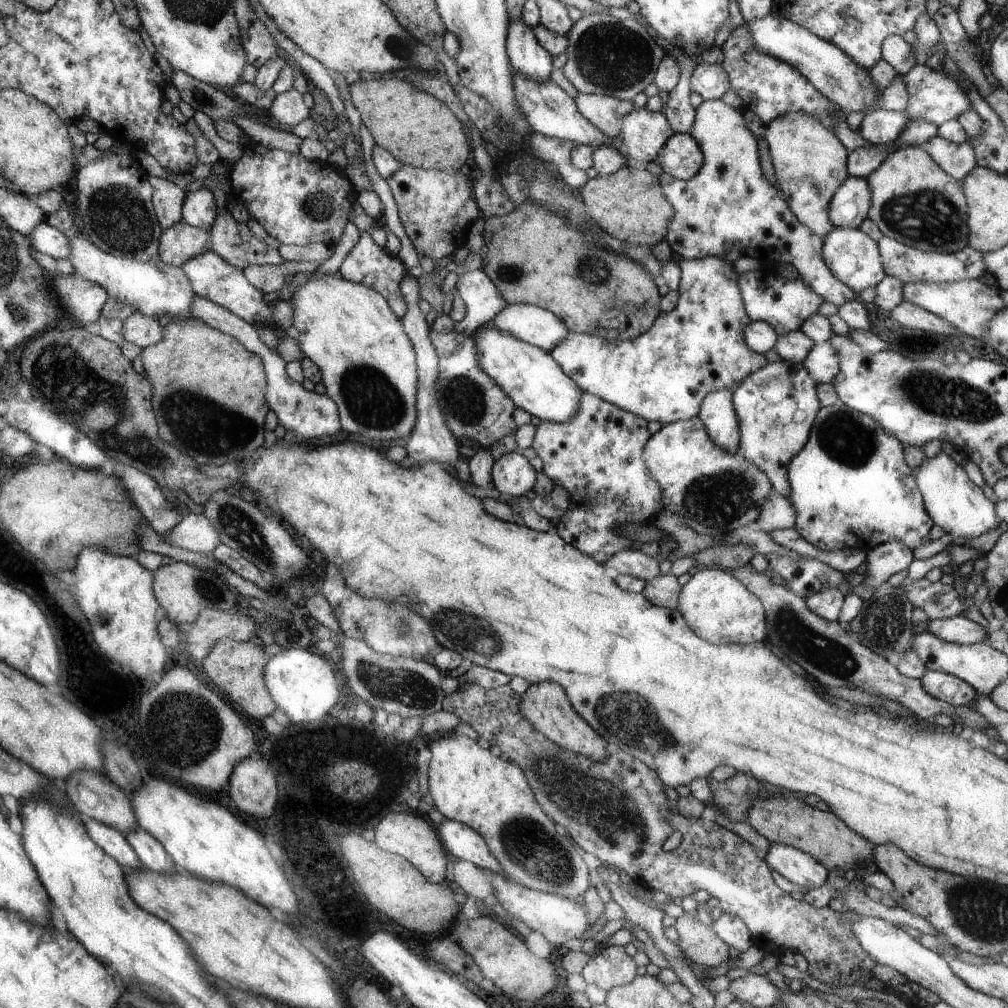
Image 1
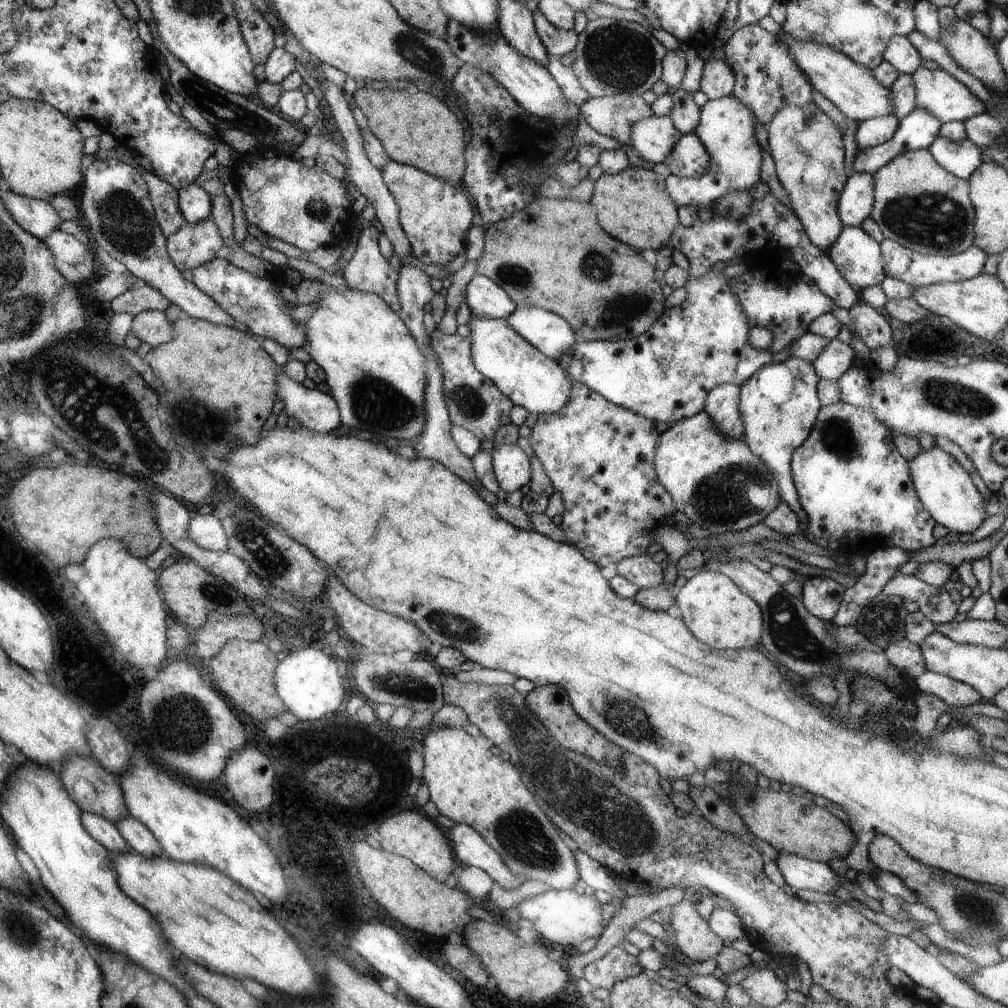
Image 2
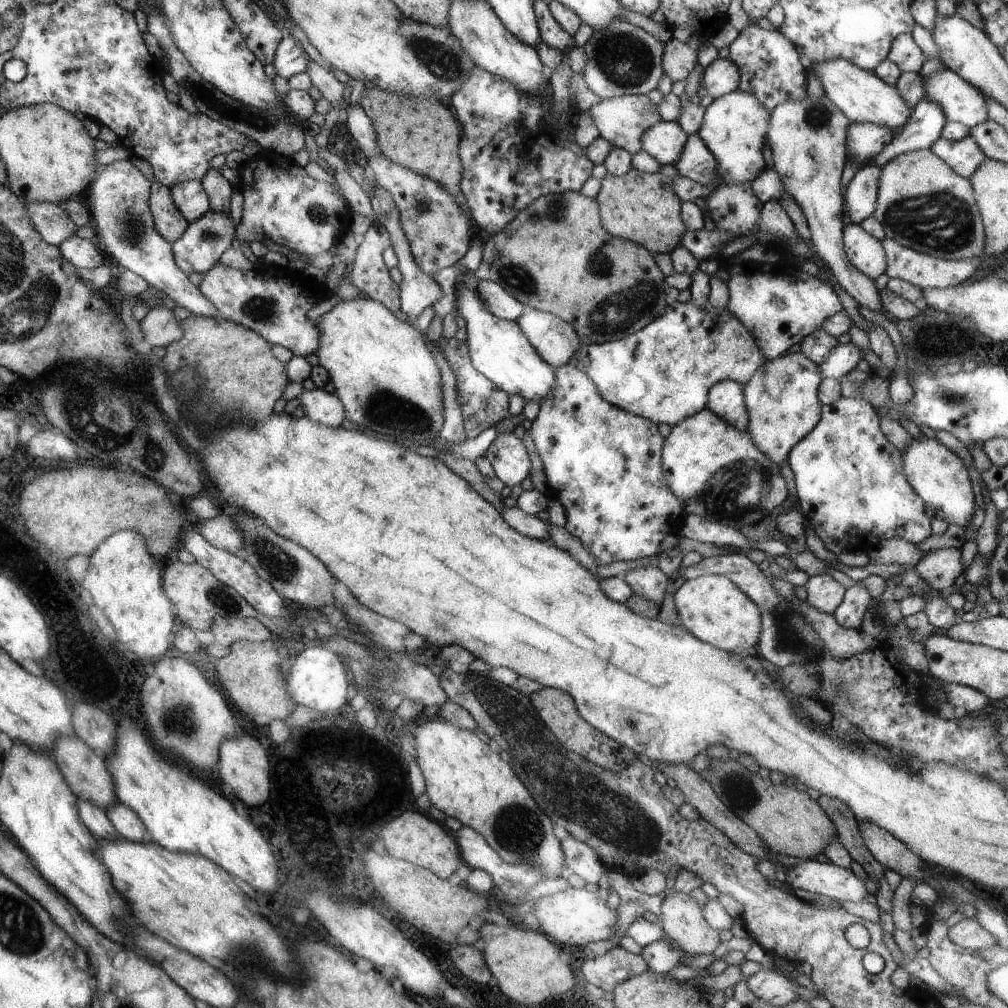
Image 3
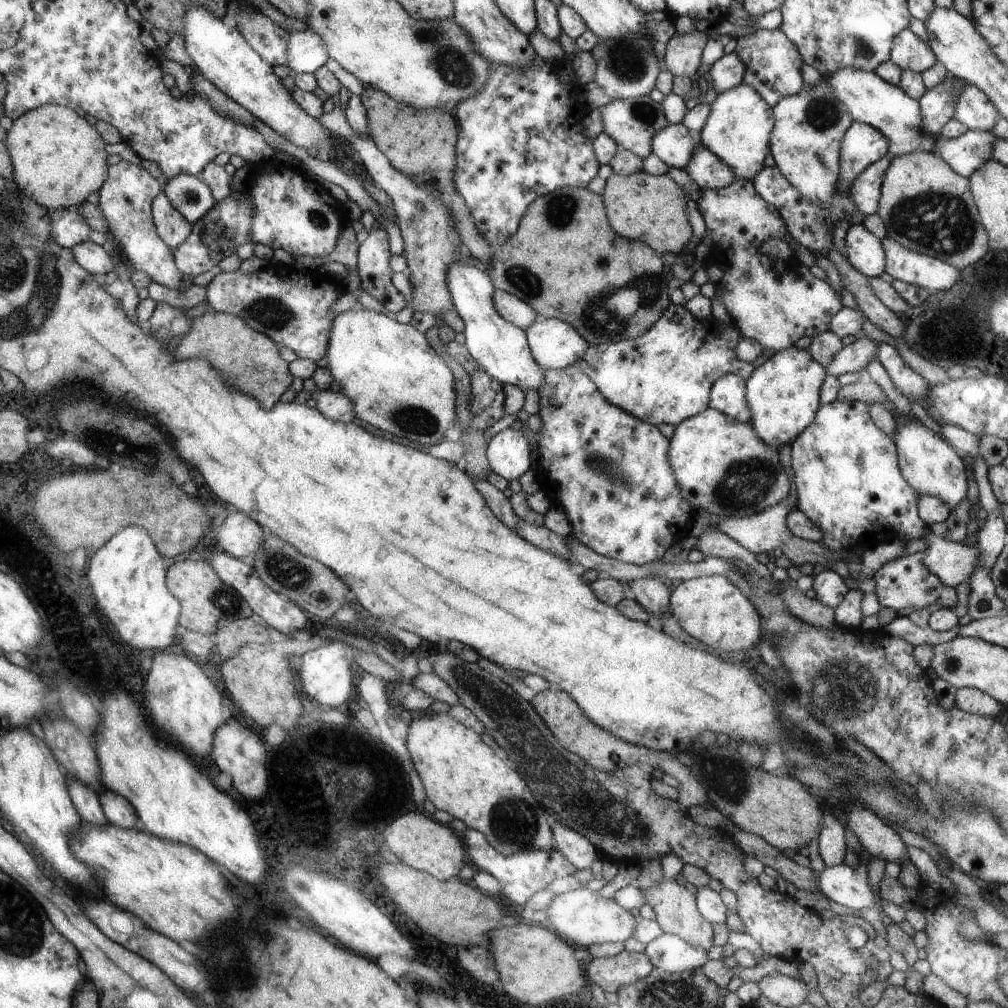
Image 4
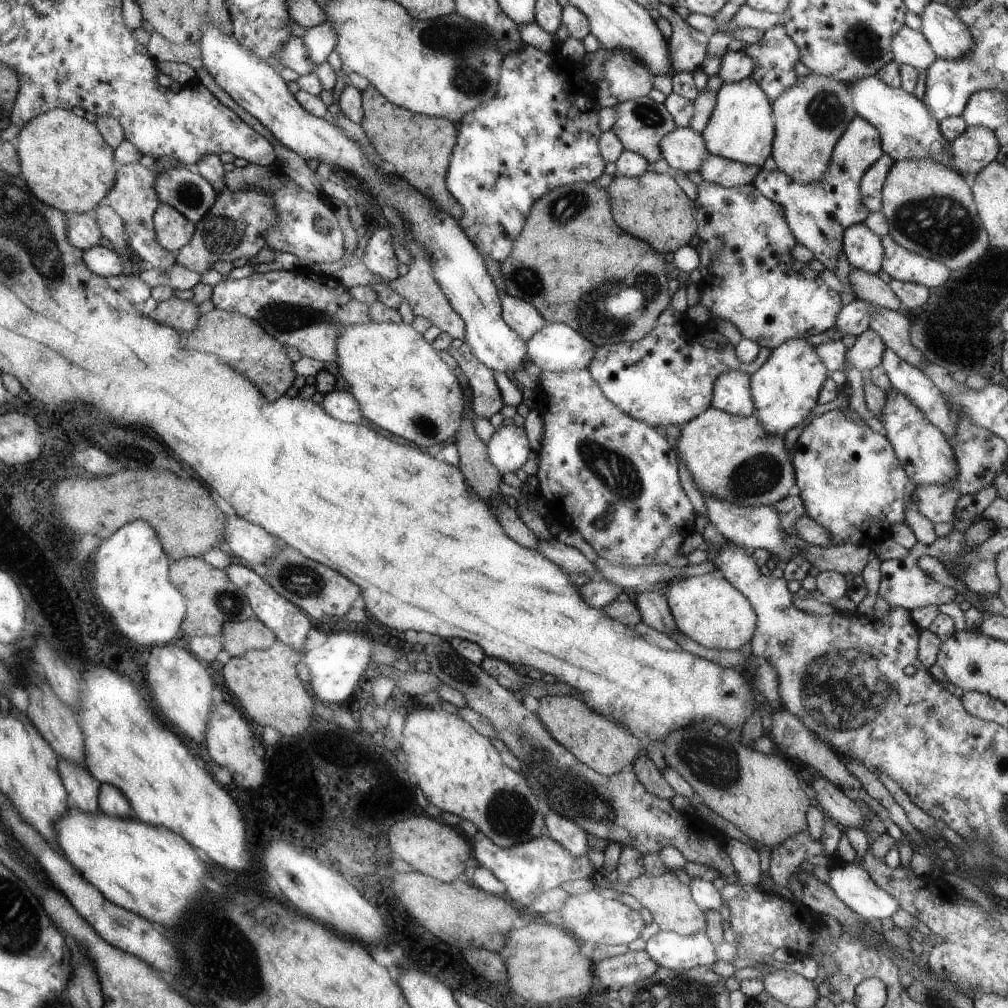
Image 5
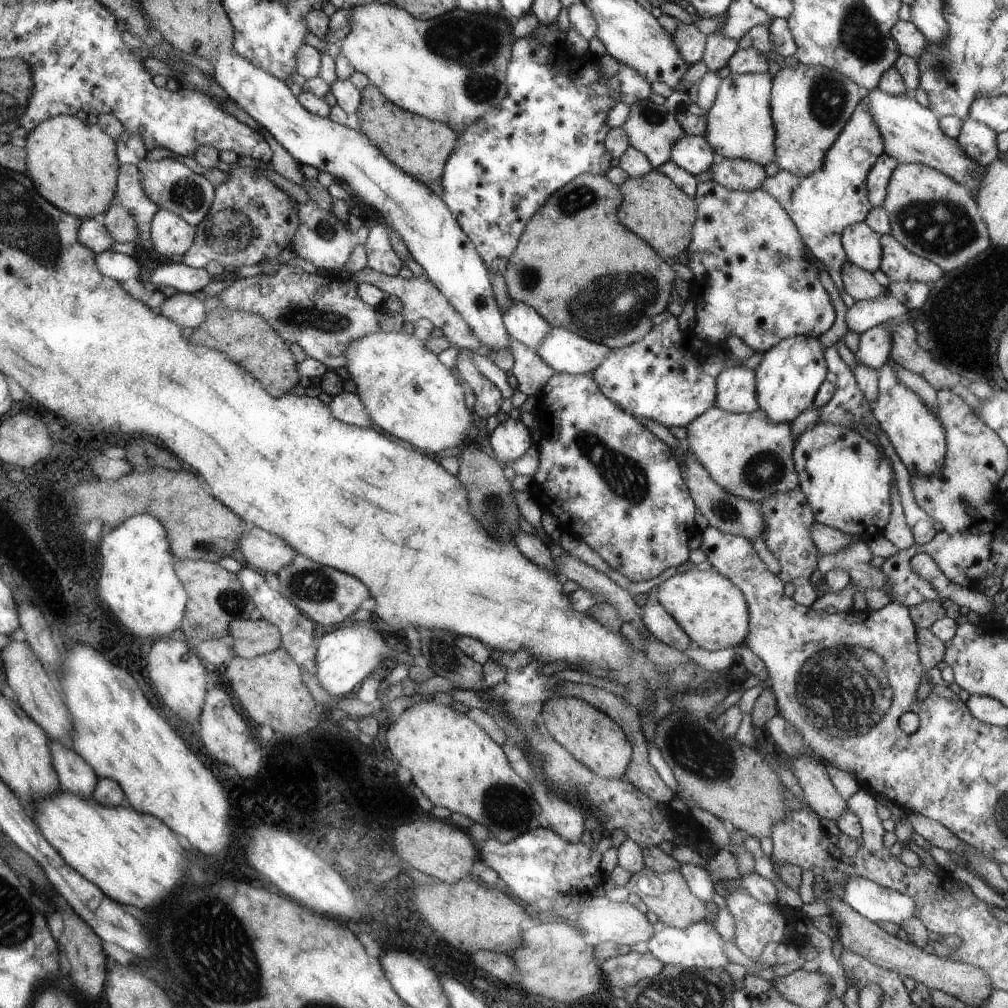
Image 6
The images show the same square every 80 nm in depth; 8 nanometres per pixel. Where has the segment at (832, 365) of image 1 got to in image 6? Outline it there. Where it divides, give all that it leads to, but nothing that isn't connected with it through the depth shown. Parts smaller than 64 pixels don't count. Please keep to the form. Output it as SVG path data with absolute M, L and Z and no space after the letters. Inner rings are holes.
M882 323L865 330L860 335L856 358L866 366L878 370L891 358L892 335L888 323Z

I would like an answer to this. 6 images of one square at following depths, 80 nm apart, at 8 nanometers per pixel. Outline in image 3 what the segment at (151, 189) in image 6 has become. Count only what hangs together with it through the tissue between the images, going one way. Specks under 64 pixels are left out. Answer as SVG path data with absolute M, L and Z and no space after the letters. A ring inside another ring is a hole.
M187 180L175 184L170 190L177 208L190 224L211 210L210 197L203 187L202 180Z

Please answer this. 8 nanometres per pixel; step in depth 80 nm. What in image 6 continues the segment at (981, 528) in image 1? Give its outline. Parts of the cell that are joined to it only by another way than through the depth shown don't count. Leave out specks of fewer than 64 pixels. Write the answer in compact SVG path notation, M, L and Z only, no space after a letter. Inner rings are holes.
M886 363L878 369L878 396L871 403L871 411L880 428L888 436L909 474L931 475L943 465L947 440L943 424L928 405L912 389L905 387L896 376L895 368Z

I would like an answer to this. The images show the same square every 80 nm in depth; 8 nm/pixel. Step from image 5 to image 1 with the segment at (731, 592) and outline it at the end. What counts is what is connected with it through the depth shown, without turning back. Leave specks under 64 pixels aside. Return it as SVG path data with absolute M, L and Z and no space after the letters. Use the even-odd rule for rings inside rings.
M708 566L691 576L681 588L676 609L683 614L688 628L692 628L696 636L712 644L754 644L760 640L765 642L770 634L760 599L726 569L718 566Z

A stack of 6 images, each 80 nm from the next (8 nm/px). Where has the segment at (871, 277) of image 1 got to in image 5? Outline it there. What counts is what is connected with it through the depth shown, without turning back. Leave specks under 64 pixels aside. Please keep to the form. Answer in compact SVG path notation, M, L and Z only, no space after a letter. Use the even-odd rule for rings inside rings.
M864 223L849 226L843 232L843 251L852 268L873 275L880 272L884 260L881 238Z

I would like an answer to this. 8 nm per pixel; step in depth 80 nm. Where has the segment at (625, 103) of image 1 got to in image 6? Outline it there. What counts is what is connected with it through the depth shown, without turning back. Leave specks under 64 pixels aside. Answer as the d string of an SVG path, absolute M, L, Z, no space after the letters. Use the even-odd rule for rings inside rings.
M644 101L631 106L630 117L620 126L629 143L658 168L671 159L671 149L685 132L664 105Z

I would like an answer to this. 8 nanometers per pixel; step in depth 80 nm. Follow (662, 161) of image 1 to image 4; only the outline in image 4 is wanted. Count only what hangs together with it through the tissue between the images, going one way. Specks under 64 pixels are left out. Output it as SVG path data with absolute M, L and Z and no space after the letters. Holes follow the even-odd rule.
M701 142L693 152L688 166L684 168L701 189L719 189L732 184L737 174L720 157L712 154Z

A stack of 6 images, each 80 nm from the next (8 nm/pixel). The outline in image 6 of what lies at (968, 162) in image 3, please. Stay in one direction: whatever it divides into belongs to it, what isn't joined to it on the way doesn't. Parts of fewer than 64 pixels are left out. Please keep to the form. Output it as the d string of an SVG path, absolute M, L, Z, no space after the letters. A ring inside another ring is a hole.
M968 118L963 122L957 141L972 160L986 167L999 156L997 134L987 124Z

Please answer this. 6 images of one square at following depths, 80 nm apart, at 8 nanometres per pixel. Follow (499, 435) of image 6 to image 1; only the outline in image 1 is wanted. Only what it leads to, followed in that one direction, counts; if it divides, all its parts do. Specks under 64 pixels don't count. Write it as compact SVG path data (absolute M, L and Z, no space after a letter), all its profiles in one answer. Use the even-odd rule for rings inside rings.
M520 452L503 454L494 461L492 470L493 483L504 497L527 496L532 494L536 482L536 471Z

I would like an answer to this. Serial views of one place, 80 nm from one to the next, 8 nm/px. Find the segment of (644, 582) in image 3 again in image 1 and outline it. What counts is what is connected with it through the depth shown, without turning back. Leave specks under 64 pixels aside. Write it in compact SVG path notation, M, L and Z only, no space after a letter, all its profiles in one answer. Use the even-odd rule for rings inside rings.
M626 549L617 552L607 560L606 564L616 568L620 575L630 575L643 580L645 583L660 575L657 558L646 555L641 550Z

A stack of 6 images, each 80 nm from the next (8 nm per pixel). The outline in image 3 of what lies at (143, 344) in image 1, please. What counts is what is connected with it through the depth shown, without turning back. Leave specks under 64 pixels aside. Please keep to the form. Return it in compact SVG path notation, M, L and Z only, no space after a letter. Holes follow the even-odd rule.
M164 305L152 307L147 316L139 322L144 338L150 346L167 346L180 340L184 334L181 321L174 311Z

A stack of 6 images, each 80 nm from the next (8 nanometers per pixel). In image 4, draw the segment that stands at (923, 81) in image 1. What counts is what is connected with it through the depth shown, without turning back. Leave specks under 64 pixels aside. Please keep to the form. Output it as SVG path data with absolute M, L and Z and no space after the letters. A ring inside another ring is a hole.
M967 84L961 93L955 94L955 115L954 119L963 122L970 130L992 131L994 124L998 120L999 110L994 101L980 90L977 86Z

